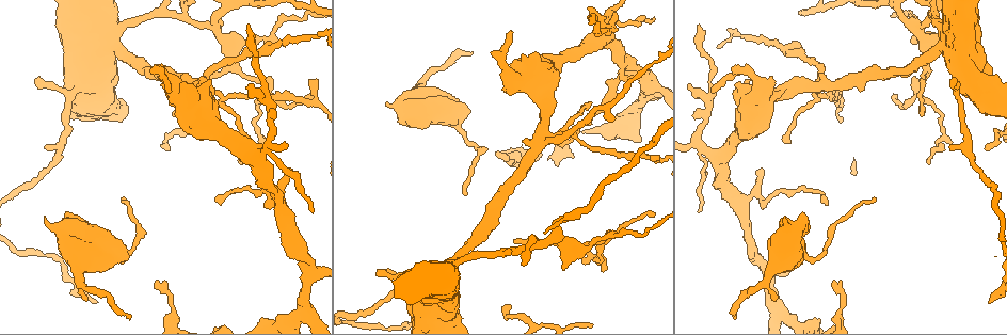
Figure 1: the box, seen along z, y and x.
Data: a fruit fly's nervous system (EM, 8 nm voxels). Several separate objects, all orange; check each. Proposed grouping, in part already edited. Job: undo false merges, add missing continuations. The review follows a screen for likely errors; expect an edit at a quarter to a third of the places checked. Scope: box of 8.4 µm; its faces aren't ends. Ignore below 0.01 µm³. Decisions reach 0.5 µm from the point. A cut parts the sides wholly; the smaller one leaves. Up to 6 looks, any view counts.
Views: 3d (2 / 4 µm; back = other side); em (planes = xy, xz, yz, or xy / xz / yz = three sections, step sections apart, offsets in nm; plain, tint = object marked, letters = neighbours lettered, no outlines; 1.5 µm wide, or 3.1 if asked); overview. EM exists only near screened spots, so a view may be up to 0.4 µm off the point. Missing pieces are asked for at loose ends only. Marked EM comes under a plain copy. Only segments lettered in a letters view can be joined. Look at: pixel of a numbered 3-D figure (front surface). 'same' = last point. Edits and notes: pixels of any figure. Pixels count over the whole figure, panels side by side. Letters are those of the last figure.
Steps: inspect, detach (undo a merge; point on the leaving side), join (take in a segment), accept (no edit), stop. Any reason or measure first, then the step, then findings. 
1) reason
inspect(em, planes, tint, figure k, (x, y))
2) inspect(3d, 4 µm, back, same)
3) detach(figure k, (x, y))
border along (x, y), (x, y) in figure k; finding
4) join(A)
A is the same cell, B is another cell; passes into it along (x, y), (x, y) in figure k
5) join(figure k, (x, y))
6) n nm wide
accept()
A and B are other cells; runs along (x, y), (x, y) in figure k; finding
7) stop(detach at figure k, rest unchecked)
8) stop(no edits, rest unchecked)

sudden change in width
inspect(3d, 4 µm, back, figure 1, (420, 85))

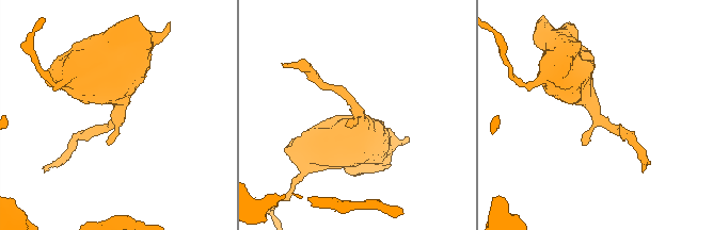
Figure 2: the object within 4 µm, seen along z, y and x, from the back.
now the EM
inspect(em, xz, step 8, tint, figure 2, (594, 112))

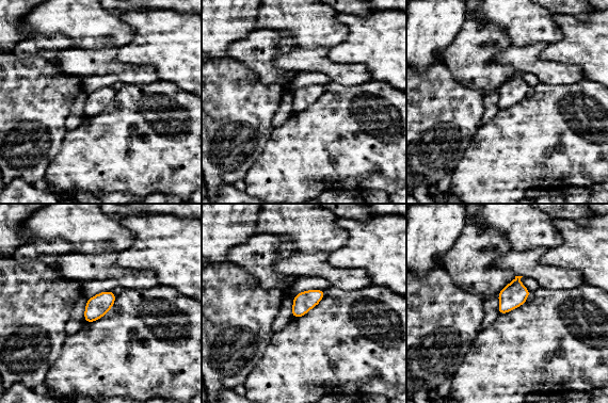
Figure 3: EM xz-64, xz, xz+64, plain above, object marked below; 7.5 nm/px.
another direction
inspect(em, planes, letters, same)

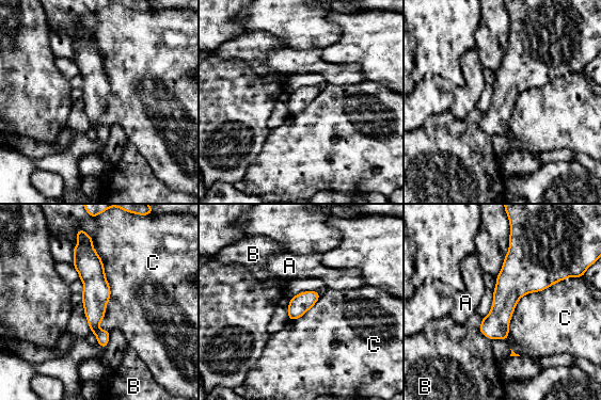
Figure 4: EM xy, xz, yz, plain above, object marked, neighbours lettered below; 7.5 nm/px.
accept()
A, B and C are other cells; border along (85, 233), (109, 332) in figure 4; one cell here

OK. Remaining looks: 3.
thick turns thin
inspect(3d, 4 µm, figure 1, (962, 87))

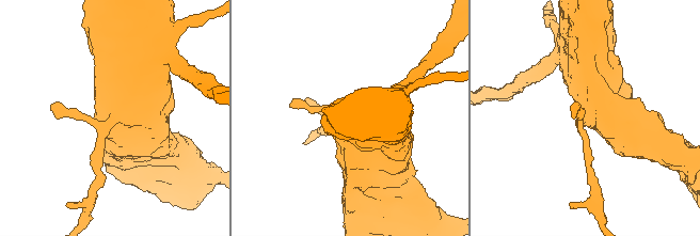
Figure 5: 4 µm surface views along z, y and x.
inspect(em, planes, letters, figure 5, (118, 116))

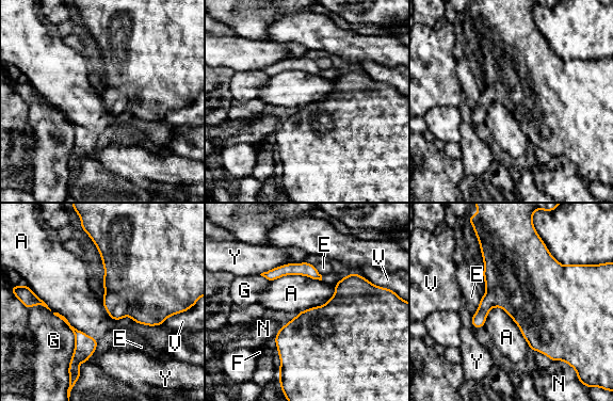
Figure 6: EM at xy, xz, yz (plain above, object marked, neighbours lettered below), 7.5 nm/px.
accept()
A, E, F, G, N, V and Y are other cells; one cell here

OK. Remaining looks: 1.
stop(no edits, rest unchecked)

